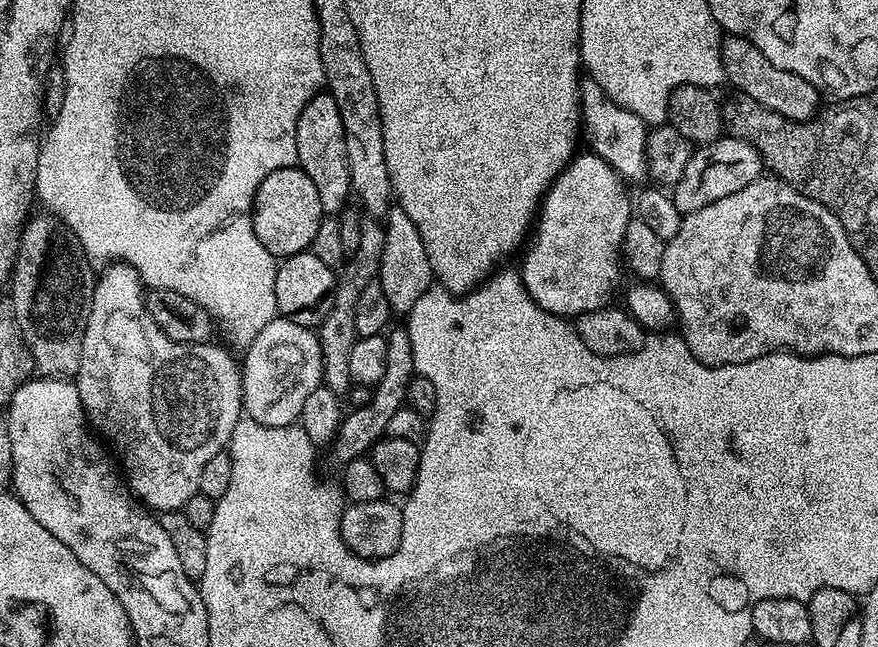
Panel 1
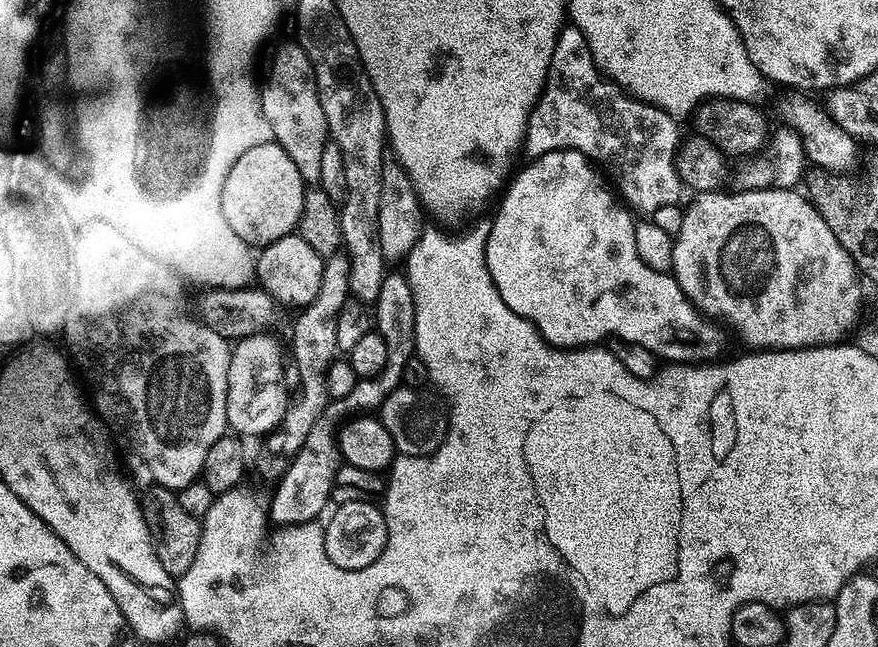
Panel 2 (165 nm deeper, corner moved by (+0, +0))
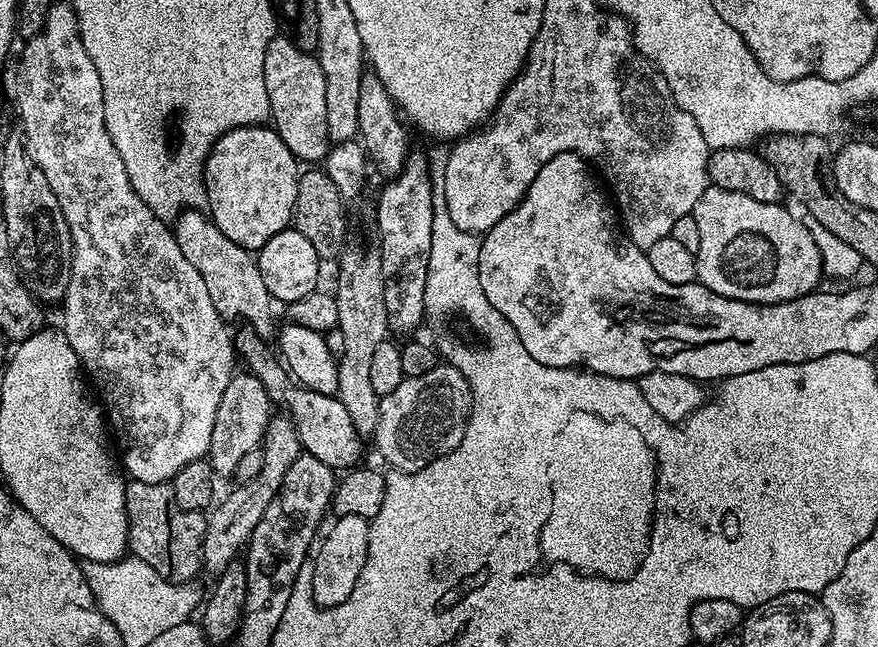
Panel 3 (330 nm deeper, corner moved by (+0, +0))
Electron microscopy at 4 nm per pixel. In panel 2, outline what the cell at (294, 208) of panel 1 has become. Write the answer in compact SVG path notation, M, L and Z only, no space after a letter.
M275 142L254 146L234 162L220 195L220 212L242 242L259 250L278 238L291 236L300 227L306 185L298 166Z

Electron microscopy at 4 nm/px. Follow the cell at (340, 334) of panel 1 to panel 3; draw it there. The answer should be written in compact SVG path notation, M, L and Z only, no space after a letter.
M287 414L273 415L269 419L264 431L262 449L262 468L258 474L250 481L237 483L234 487L236 489L220 505L217 503L207 513L208 525L200 555L205 573L208 571L212 572L211 574L219 574L222 570L226 570L226 566L231 560L235 560L241 555L248 539L252 537L252 531L256 529L258 522L262 522L262 514L266 514L266 506L270 506L270 502L274 502L274 494L278 494L278 490L282 486L282 478L286 478L286 470L290 470L290 466L294 466L294 462L302 454L300 439L291 416Z

